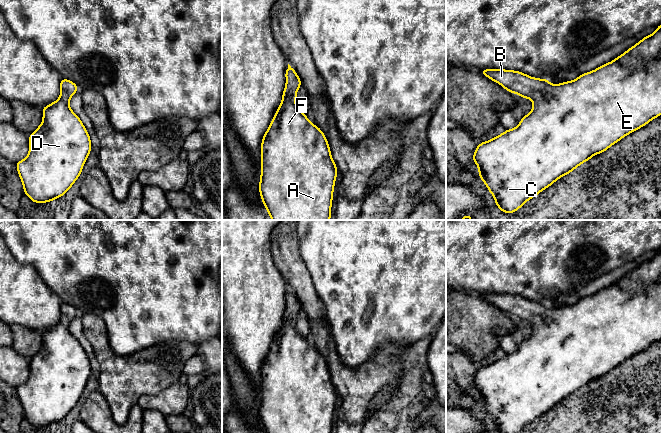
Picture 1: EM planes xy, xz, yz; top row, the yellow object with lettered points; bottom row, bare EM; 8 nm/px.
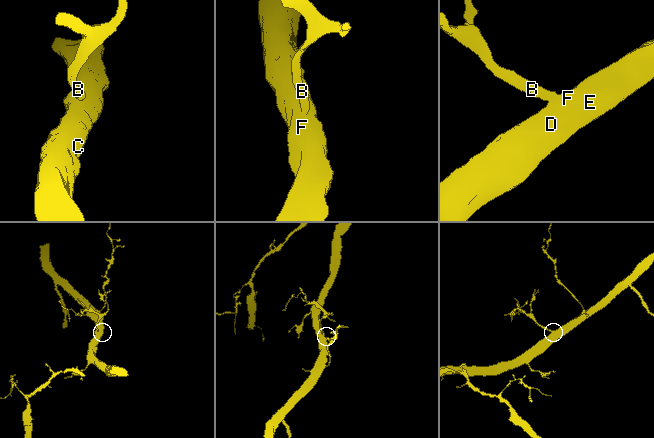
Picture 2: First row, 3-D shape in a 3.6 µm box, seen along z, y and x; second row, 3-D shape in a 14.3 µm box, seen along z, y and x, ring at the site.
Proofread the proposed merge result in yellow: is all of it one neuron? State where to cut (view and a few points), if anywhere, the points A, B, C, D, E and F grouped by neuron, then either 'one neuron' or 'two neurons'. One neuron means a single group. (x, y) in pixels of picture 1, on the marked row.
cut none; groups A B C D E F; one neuron

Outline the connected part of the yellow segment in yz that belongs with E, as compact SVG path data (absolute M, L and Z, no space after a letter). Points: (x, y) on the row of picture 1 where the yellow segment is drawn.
M661 25L657 27L653 34L644 37L636 45L632 46L612 62L606 63L594 71L584 73L573 81L554 85L547 79L530 77L519 71L483 69L480 72L494 82L498 82L507 91L518 94L523 98L531 99L533 103L532 111L521 119L517 127L505 130L505 132L499 136L480 143L473 155L473 161L478 165L480 179L486 184L488 190L495 198L496 205L504 213L513 213L522 207L529 199L535 197L541 191L551 186L562 176L569 174L583 162L588 161L596 154L606 151L609 147L621 140L626 135L645 126L651 120L661 115Z

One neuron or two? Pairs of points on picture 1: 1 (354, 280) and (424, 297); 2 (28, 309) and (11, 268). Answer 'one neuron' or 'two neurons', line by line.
1: one neuron
2: one neuron

